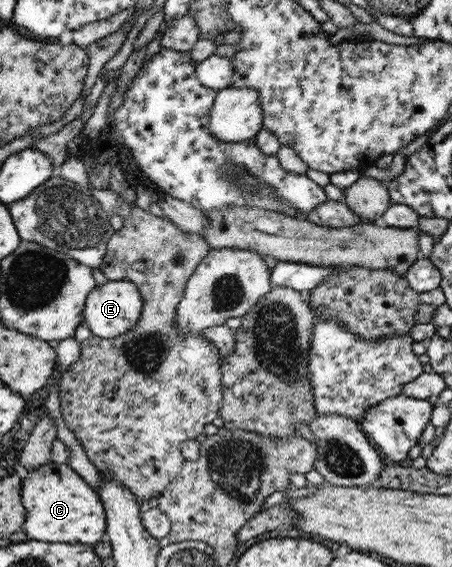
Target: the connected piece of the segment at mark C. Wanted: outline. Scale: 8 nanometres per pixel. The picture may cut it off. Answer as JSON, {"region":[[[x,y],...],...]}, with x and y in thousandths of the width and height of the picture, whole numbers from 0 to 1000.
{"region":[[[108,815],[62,834],[46,864],[58,898],[49,937],[62,951],[206,963],[232,947],[235,908],[219,871],[150,818]]]}

